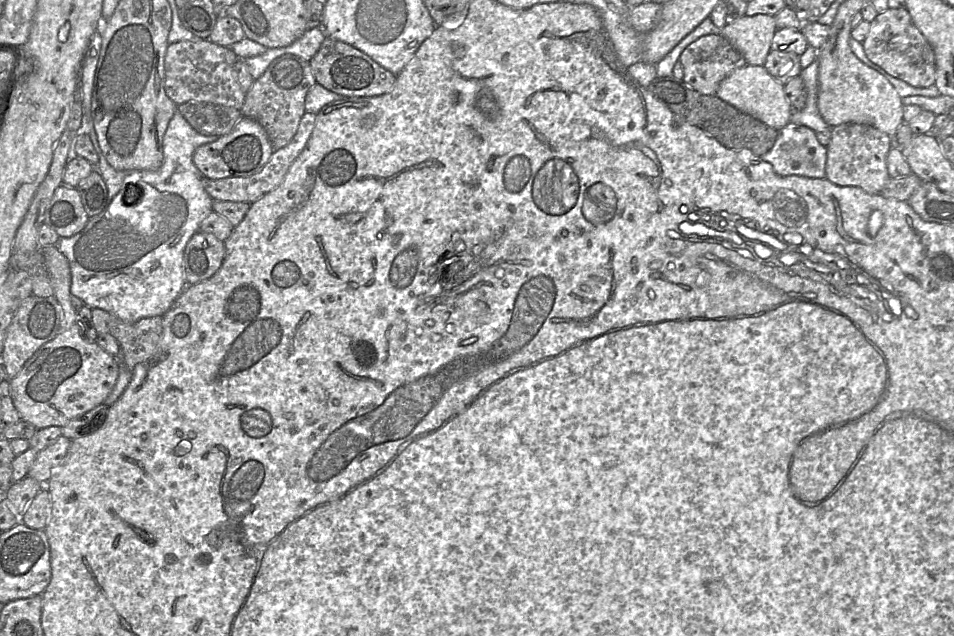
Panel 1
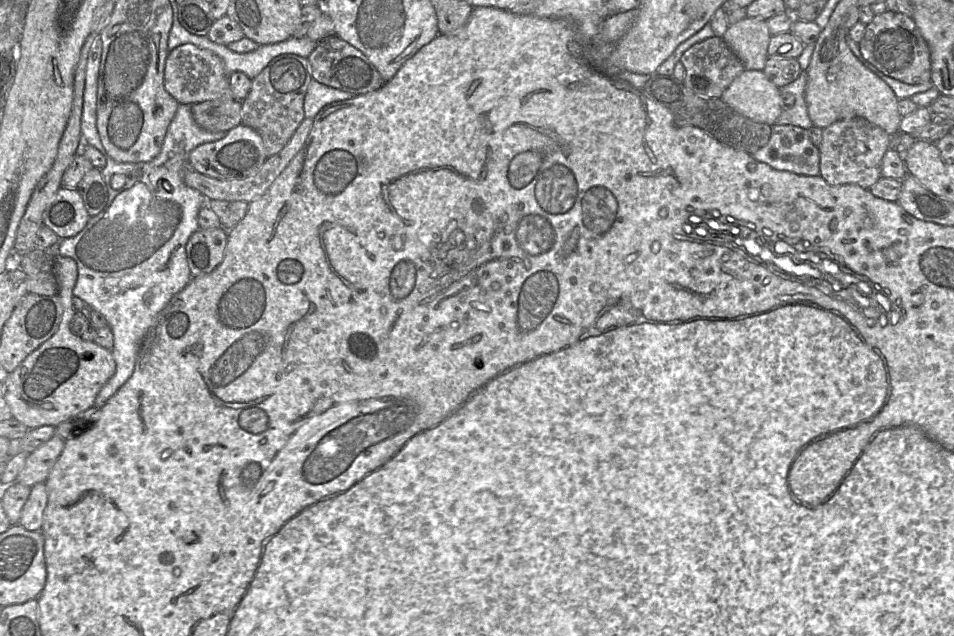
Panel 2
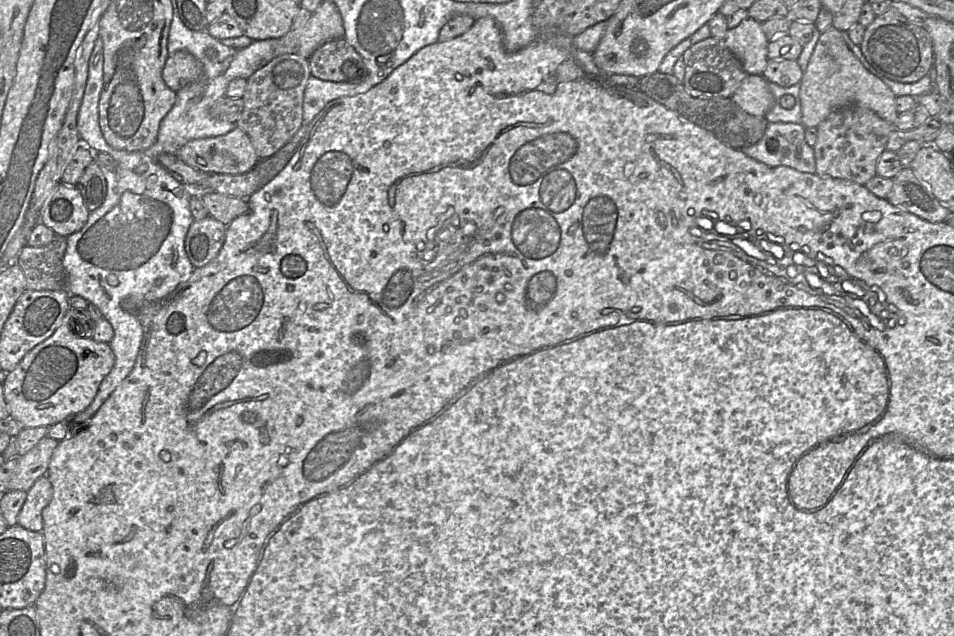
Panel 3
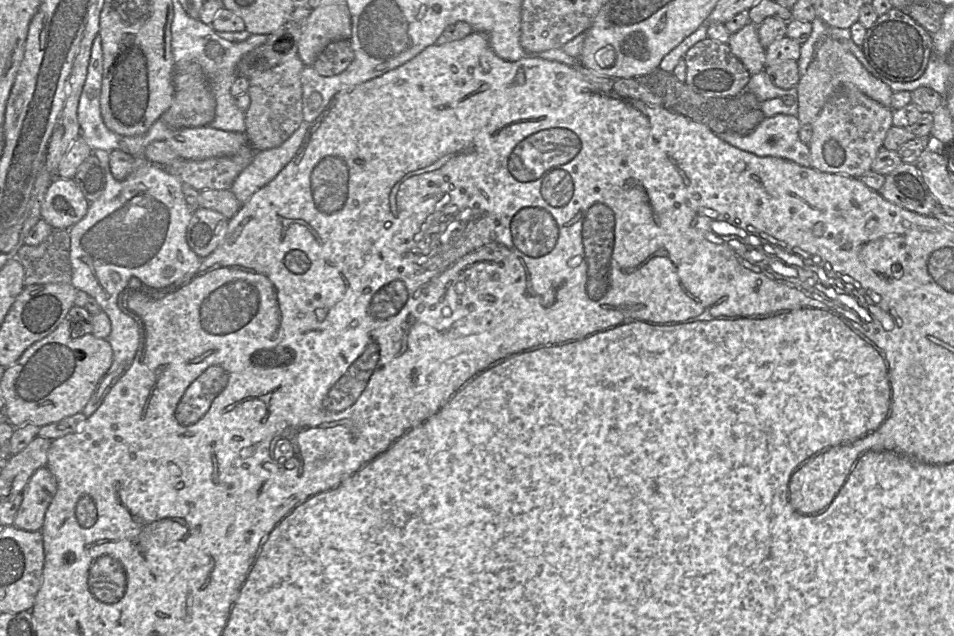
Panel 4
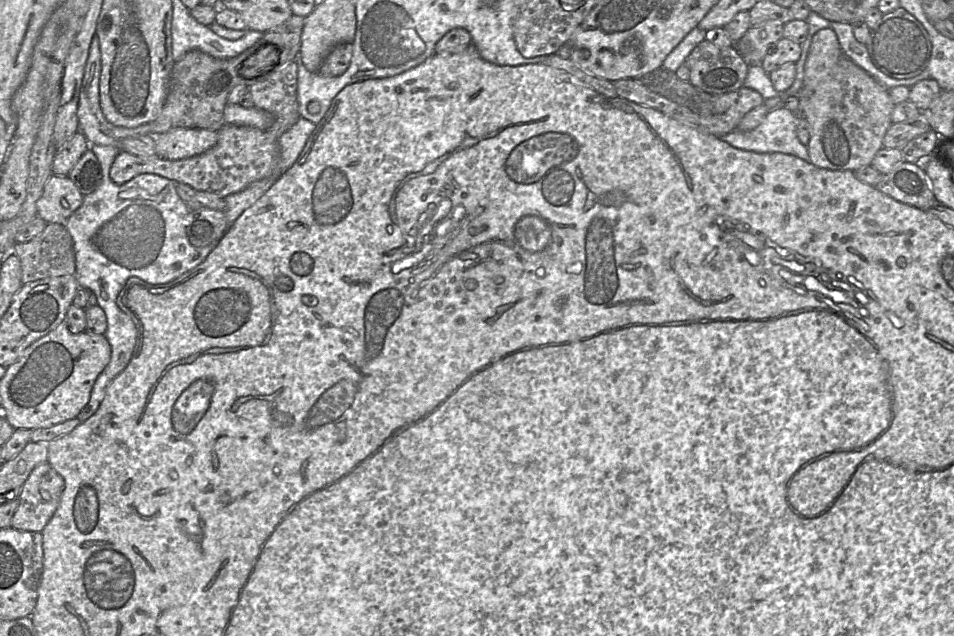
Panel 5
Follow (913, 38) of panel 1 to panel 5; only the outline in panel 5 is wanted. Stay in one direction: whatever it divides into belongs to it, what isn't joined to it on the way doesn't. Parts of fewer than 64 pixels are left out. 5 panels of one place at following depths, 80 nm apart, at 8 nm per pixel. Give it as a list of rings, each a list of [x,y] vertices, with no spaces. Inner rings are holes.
[[[901,7],[881,17],[876,27],[871,29],[865,45],[874,66],[885,75],[897,79],[919,75],[926,68],[932,52],[929,34],[922,23]]]

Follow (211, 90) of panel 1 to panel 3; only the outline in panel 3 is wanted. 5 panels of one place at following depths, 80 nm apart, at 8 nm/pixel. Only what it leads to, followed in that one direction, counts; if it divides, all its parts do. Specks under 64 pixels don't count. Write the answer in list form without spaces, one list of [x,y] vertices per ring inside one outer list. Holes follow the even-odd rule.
[[[180,50],[168,55],[162,71],[162,78],[171,90],[178,92],[197,81],[202,73],[202,63],[188,51]]]

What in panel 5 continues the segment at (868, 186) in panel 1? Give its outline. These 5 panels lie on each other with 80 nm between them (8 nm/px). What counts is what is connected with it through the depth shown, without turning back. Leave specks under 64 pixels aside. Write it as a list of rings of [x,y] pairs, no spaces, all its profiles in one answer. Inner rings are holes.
[[[831,28],[817,32],[810,45],[803,86],[798,93],[799,115],[808,122],[810,128],[808,161],[819,168],[832,171],[854,172],[871,165],[877,152],[883,148],[884,136],[892,124],[891,114],[895,104],[890,98],[889,90],[843,53]]]

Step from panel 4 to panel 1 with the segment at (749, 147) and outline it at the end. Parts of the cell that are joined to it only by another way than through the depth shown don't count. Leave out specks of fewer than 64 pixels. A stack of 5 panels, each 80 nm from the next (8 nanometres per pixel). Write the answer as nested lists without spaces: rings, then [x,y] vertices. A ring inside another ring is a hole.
[[[789,122],[779,130],[774,146],[763,156],[781,176],[825,178],[827,148],[807,126]]]

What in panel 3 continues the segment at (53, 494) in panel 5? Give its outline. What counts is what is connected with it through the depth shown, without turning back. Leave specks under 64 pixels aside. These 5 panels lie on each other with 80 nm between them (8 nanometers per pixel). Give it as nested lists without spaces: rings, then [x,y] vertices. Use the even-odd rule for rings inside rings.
[[[43,475],[38,478],[27,491],[26,501],[17,517],[18,524],[28,530],[42,532],[42,512],[50,502],[52,493],[52,484],[48,476]]]

